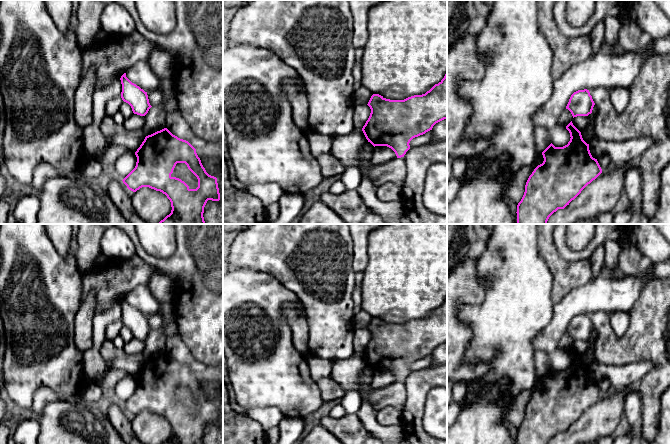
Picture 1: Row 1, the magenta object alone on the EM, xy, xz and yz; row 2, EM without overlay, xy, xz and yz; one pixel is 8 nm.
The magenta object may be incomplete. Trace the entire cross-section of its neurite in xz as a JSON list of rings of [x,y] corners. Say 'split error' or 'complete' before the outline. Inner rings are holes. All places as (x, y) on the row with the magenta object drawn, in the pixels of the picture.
complete; [[[447,73],[438,84],[435,84],[425,94],[414,95],[404,100],[390,100],[379,94],[373,94],[367,105],[370,107],[371,113],[362,131],[368,142],[374,147],[387,146],[391,148],[395,152],[397,158],[404,157],[406,152],[410,149],[409,143],[413,138],[425,134],[432,130],[436,123],[447,119]]]

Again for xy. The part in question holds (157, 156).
complete; [[[164,128],[146,136],[135,155],[136,166],[122,181],[133,192],[149,187],[167,196],[171,213],[157,224],[206,224],[203,213],[207,201],[220,200],[217,178],[206,172],[188,141]],[[177,163],[185,163],[197,177],[196,189],[171,176]]]

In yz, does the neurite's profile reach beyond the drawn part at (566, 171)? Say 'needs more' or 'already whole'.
already whole

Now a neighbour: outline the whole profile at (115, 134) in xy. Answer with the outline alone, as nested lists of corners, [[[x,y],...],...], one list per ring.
[[[112,116],[101,117],[100,129],[108,144],[125,147],[128,151],[136,152],[145,139],[142,130],[128,131],[114,122]]]

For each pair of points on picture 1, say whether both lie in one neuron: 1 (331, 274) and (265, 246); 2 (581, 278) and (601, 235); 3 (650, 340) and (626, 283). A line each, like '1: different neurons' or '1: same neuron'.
1: same neuron
2: different neurons
3: different neurons

